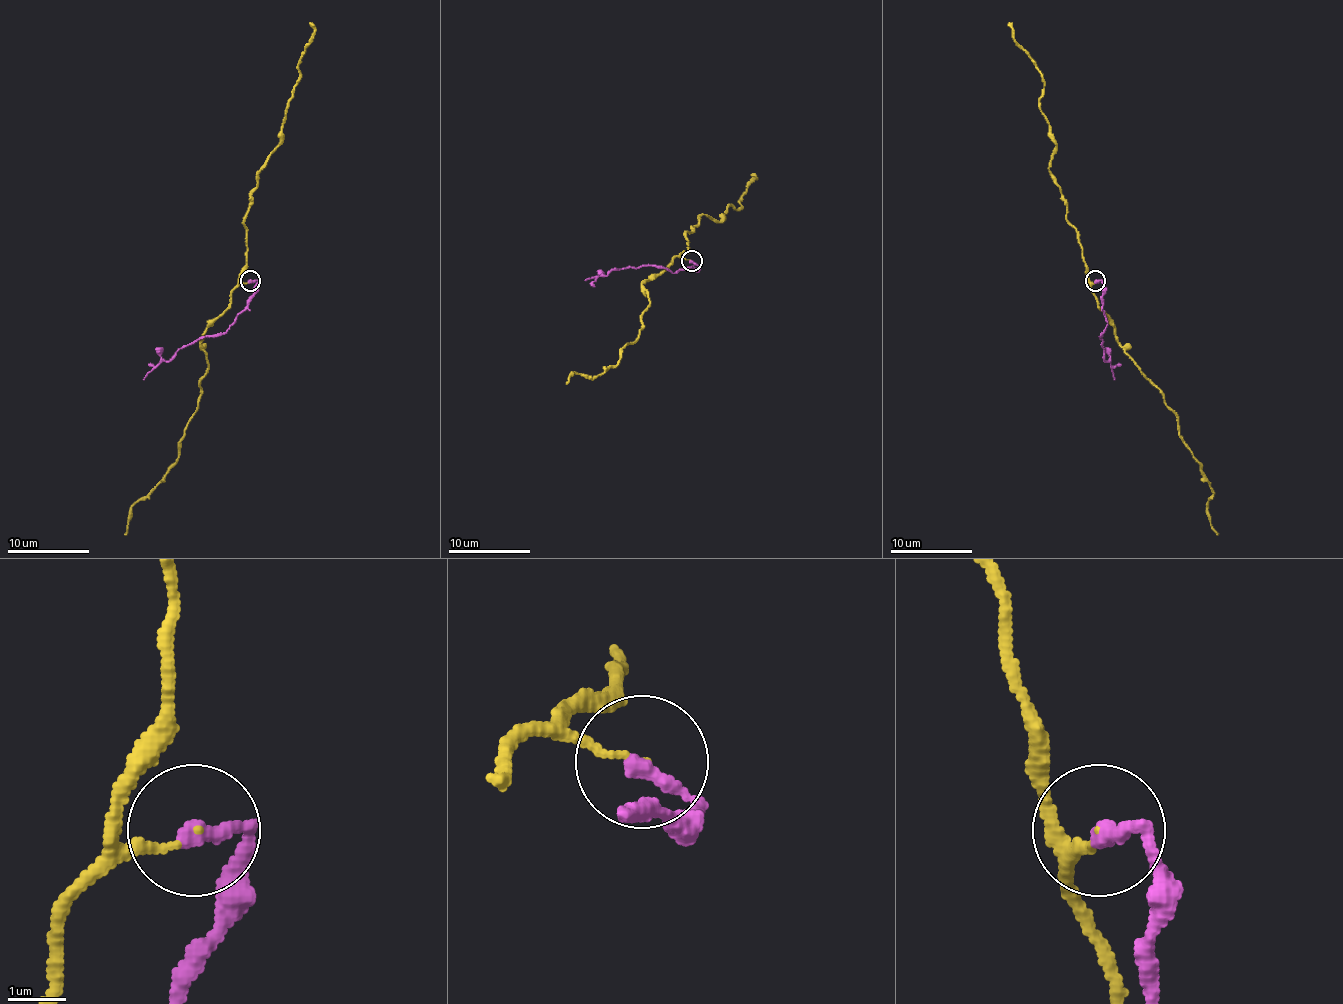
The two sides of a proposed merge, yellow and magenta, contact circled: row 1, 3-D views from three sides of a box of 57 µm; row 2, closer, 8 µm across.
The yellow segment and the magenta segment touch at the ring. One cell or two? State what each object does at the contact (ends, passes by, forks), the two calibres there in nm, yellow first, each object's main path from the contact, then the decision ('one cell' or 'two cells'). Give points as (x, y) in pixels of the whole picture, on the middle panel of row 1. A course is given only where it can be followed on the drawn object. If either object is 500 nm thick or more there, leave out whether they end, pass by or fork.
yellow ends | magenta ends | 100/320 nm | yellow via (691, 260), (676, 256), (644, 283), (650, 303), (639, 336), (621, 359), (594, 377), (574, 373), (565, 383) | magenta via (691, 260), (697, 268), (681, 268), (676, 272), (660, 266), (613, 268), (600, 276), (584, 281) | two cells

